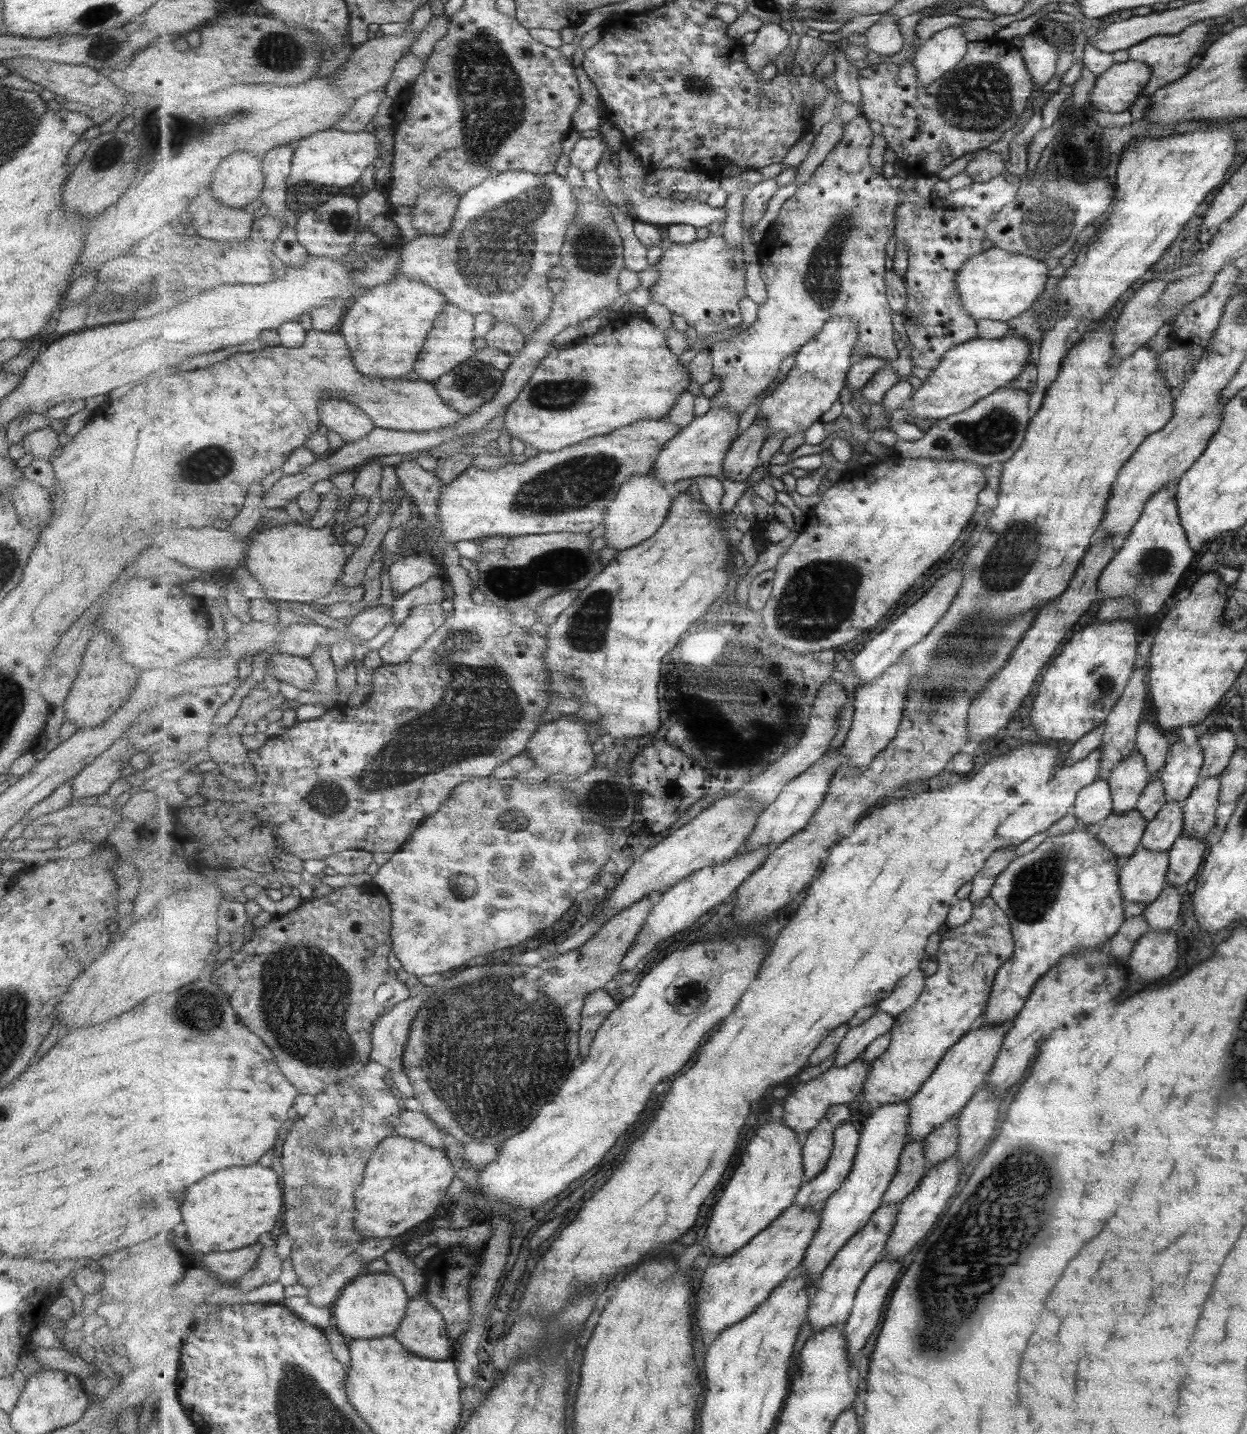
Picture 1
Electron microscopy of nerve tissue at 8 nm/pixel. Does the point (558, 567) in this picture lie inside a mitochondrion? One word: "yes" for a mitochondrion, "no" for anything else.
yes

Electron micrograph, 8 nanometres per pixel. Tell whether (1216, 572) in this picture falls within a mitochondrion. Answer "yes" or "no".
no

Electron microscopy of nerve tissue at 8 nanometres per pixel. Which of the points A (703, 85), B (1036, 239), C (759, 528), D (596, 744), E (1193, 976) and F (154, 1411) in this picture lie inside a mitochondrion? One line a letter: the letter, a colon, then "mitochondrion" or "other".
A: mitochondrion
B: mitochondrion
C: other
D: other
E: other
F: other

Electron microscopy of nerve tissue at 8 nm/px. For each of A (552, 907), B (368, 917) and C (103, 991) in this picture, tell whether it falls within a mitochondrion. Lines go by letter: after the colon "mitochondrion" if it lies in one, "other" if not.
A: other
B: other
C: other

